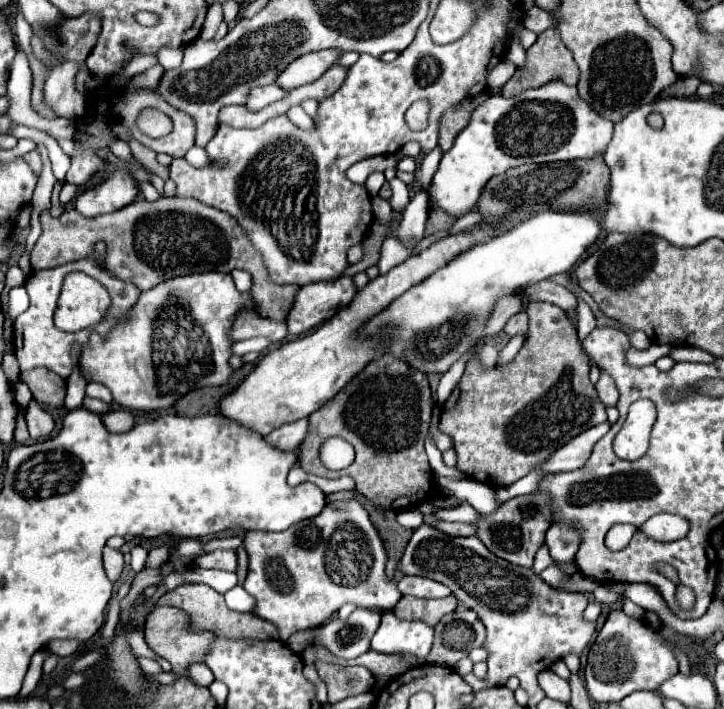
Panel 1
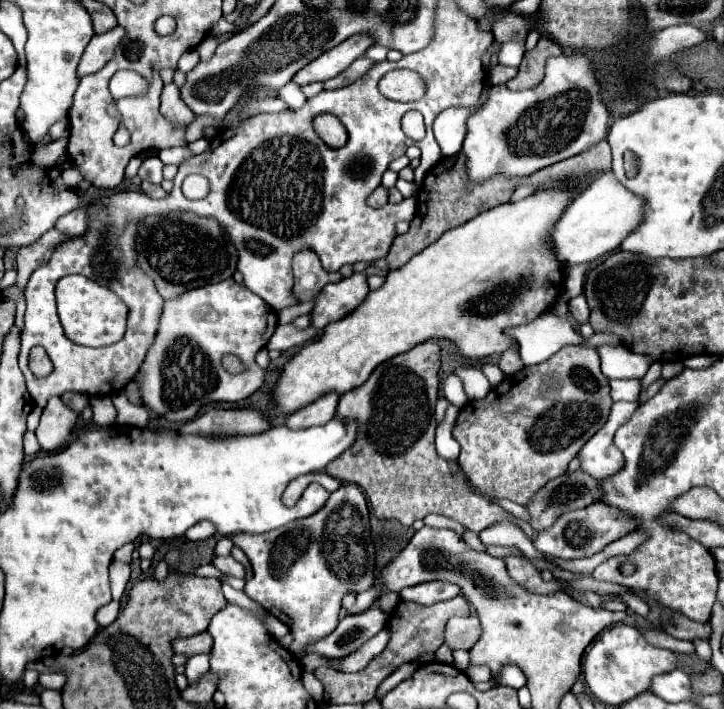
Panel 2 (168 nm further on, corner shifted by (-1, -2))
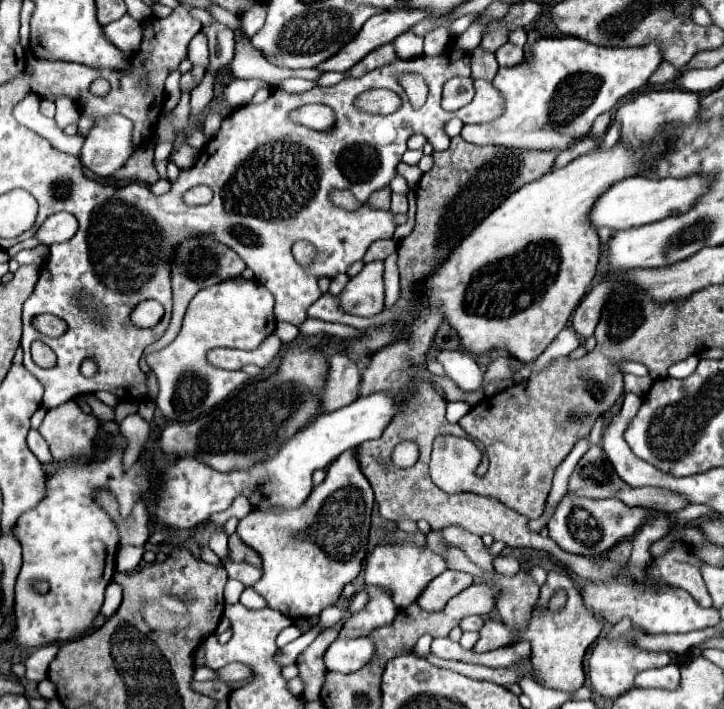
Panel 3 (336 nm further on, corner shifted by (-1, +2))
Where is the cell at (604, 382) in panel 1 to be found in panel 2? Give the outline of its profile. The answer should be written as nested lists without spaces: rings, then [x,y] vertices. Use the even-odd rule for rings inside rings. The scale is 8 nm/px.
[[[609,380],[611,386],[611,398],[617,400],[627,400],[627,402],[635,402],[637,394],[641,390],[641,382],[639,380]]]

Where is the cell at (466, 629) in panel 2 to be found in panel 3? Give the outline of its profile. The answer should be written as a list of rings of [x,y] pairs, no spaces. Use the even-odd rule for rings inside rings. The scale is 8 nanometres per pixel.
[[[467,616],[461,620],[461,630],[463,632],[473,632],[473,630],[481,630],[481,626],[485,624],[485,620],[481,616]]]

